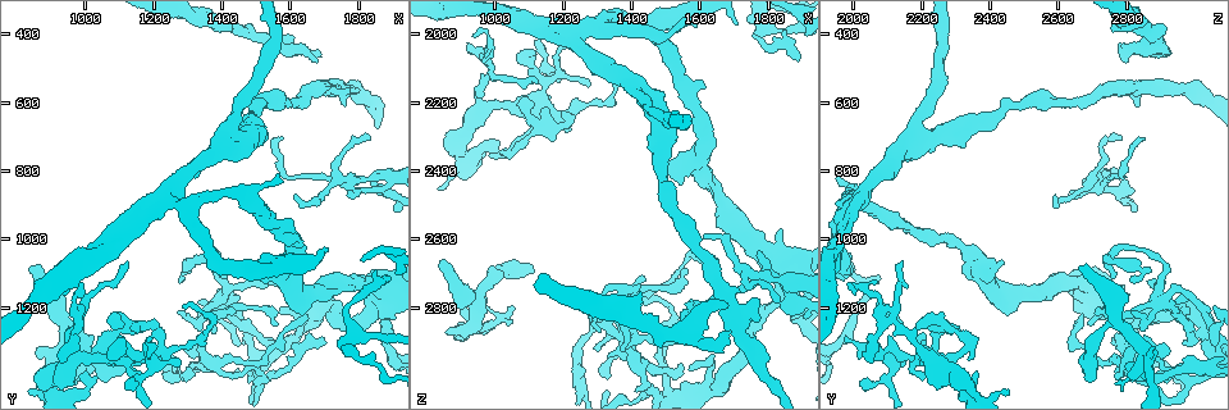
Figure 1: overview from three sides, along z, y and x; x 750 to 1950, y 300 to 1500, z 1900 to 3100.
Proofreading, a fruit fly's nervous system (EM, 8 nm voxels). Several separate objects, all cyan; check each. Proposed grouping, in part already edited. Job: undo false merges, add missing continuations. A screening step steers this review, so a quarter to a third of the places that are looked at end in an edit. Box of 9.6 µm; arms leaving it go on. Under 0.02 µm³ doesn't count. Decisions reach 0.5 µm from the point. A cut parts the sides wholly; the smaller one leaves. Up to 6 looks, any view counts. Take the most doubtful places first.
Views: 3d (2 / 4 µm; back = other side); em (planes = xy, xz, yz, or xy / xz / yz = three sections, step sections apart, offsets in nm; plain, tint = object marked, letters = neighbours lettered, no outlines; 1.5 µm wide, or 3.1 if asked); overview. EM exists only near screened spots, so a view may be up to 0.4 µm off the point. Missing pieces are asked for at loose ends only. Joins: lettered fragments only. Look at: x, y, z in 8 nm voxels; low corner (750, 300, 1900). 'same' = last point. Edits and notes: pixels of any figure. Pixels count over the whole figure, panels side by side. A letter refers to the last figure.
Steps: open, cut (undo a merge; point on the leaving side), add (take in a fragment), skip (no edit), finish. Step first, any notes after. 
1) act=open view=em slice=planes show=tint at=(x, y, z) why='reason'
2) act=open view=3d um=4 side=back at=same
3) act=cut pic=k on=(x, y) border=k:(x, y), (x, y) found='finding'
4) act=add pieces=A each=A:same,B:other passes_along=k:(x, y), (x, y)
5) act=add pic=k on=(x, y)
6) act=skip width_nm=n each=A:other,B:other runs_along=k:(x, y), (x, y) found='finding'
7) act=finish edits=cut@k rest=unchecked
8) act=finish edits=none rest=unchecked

act=open view=3d um=2 at=(910, 1380, 2860) why='arms part here'

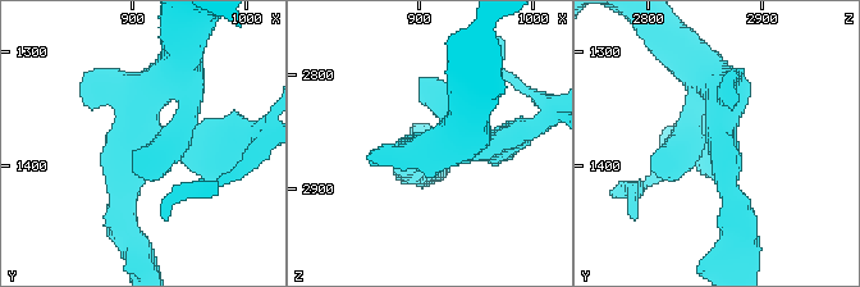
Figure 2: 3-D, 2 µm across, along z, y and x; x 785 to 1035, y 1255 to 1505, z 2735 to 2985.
act=open view=em slice=yz step=8 show=letters at=(908, 1370, 2864) arms=3 arm_widths_nm=220,220,300

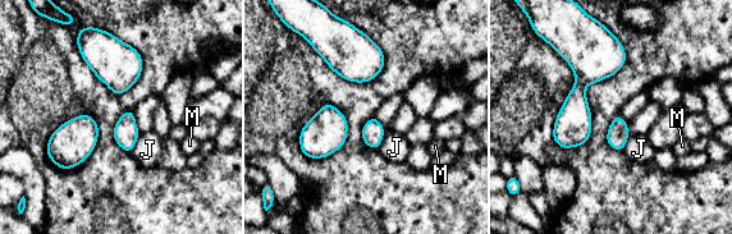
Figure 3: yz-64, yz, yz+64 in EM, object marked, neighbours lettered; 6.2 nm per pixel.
act=open view=em slice=planes show=letters at=same

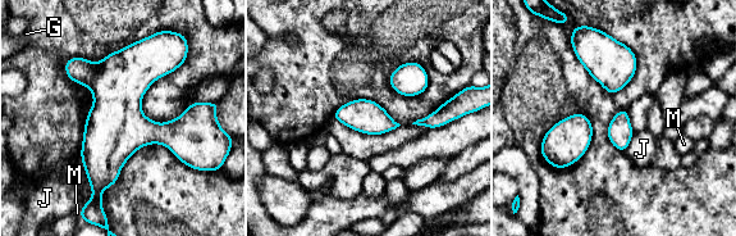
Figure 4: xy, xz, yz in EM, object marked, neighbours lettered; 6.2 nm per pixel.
act=skip each=G:other,J:other,M:other border=4:(634, 132), (629, 146), (624, 151) found='all the same cell'

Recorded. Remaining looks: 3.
act=open view=em slice=planes show=plain at=(1560, 710, 2850) why='end of a long branch'

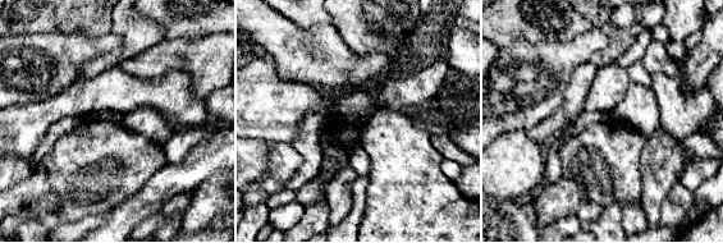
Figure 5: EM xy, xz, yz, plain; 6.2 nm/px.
act=open view=em slice=planes show=letters at=same

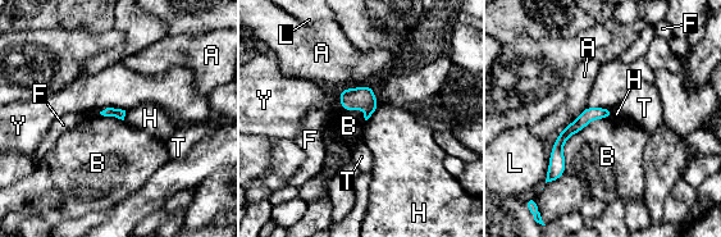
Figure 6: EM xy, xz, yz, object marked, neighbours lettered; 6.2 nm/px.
act=skip longest_contact=B:480nm each=A:other,B:other,F:other,H:other,L:other,T:other,Y:other border=6:(614, 115), (565, 142), (564, 173) found='none of them fits'

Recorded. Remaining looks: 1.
act=open view=em slice=planes show=letters at=(1430, 380, 2760) why='free end'

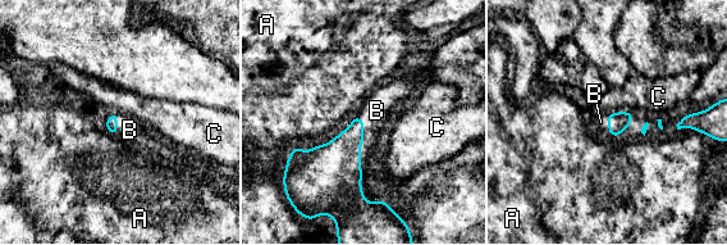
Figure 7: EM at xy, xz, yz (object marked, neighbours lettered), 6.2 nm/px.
act=add pieces=B each=A:other,B:same,C:other passes_along=7:(617, 122), (607, 123), (600, 122) found='it goes on there'

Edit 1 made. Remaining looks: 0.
act=finish edits=add@7 rest=unchecked

